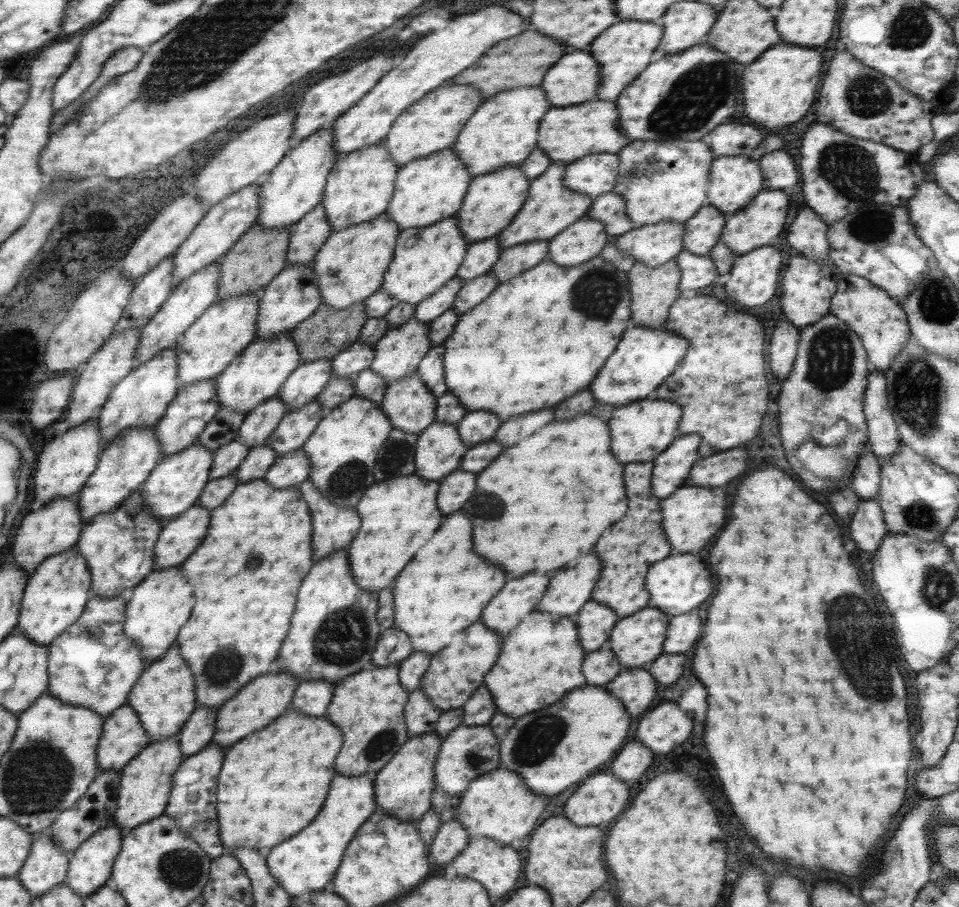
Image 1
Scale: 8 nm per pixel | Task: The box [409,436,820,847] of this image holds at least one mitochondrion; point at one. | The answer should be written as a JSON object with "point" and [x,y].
{"point":[530,748]}

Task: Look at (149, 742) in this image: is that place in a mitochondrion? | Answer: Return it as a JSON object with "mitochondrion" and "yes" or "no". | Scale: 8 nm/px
{"mitochondrion":"no"}

